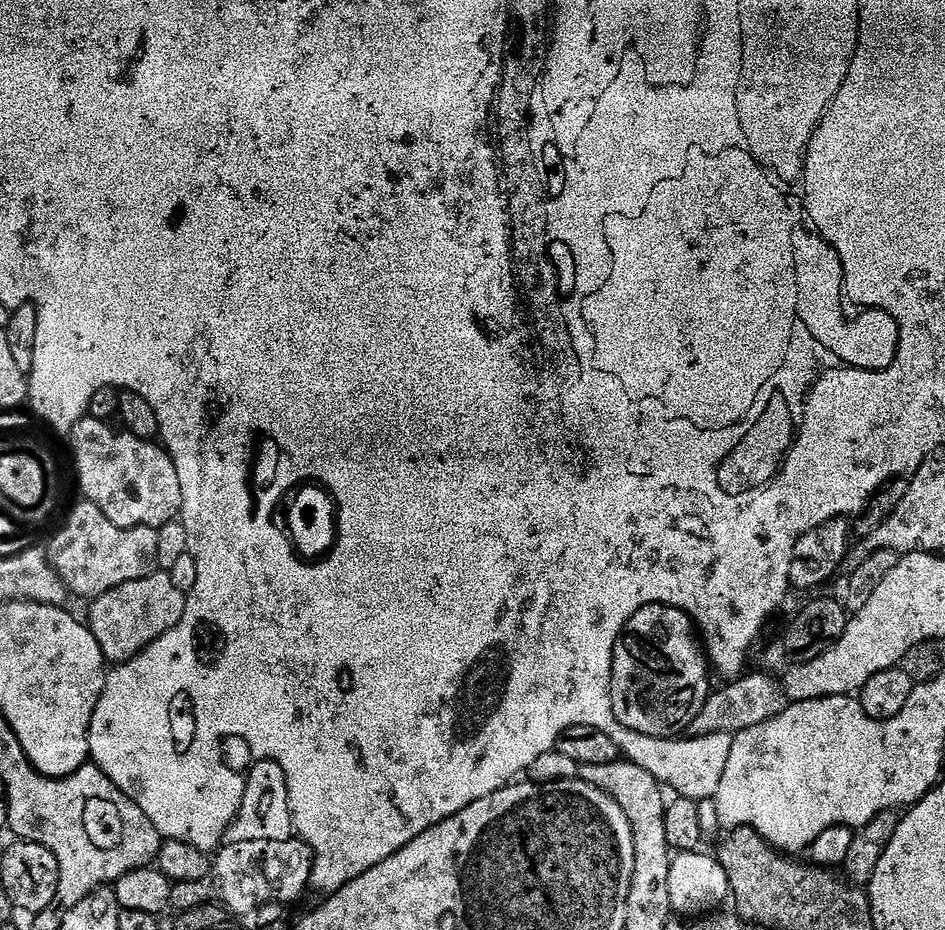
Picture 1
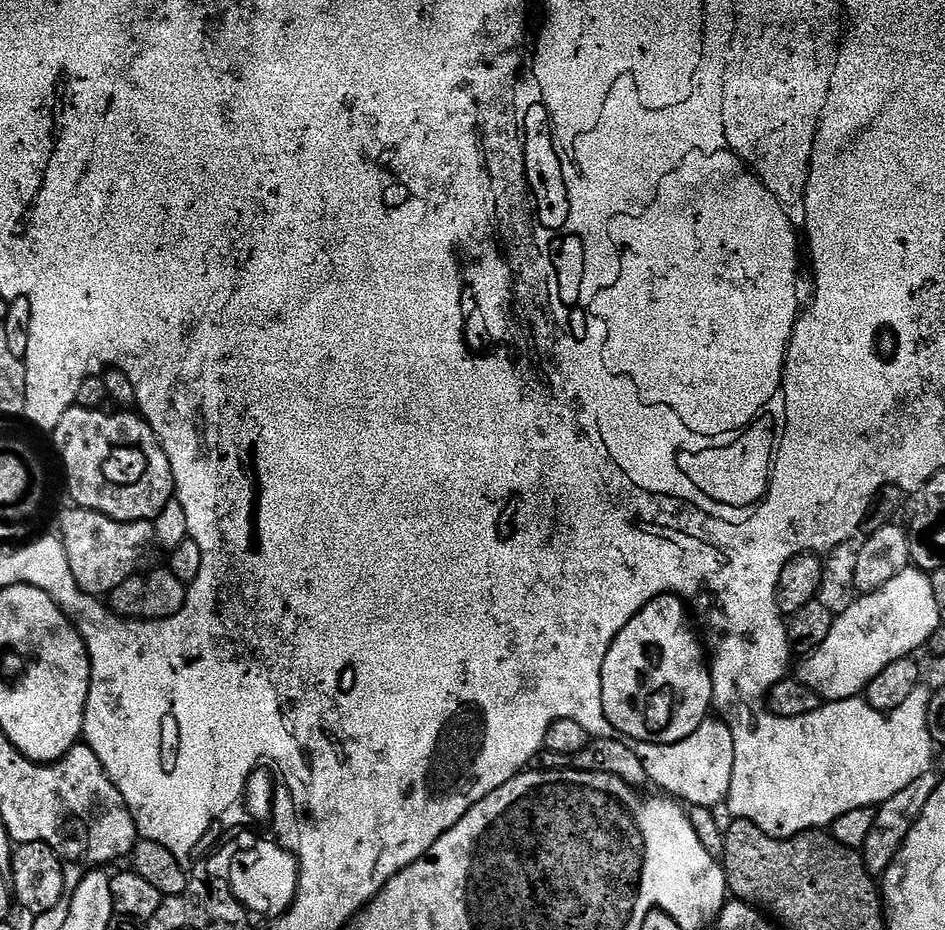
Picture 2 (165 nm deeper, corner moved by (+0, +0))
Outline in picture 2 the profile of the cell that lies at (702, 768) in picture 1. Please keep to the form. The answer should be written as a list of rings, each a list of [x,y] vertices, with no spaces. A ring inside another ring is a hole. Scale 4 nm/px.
[[[709,718],[702,721],[698,730],[682,742],[639,742],[635,750],[638,758],[642,758],[642,766],[646,766],[651,783],[656,783],[661,793],[696,808],[712,808],[727,801],[730,778],[734,778],[734,738],[723,720]]]

